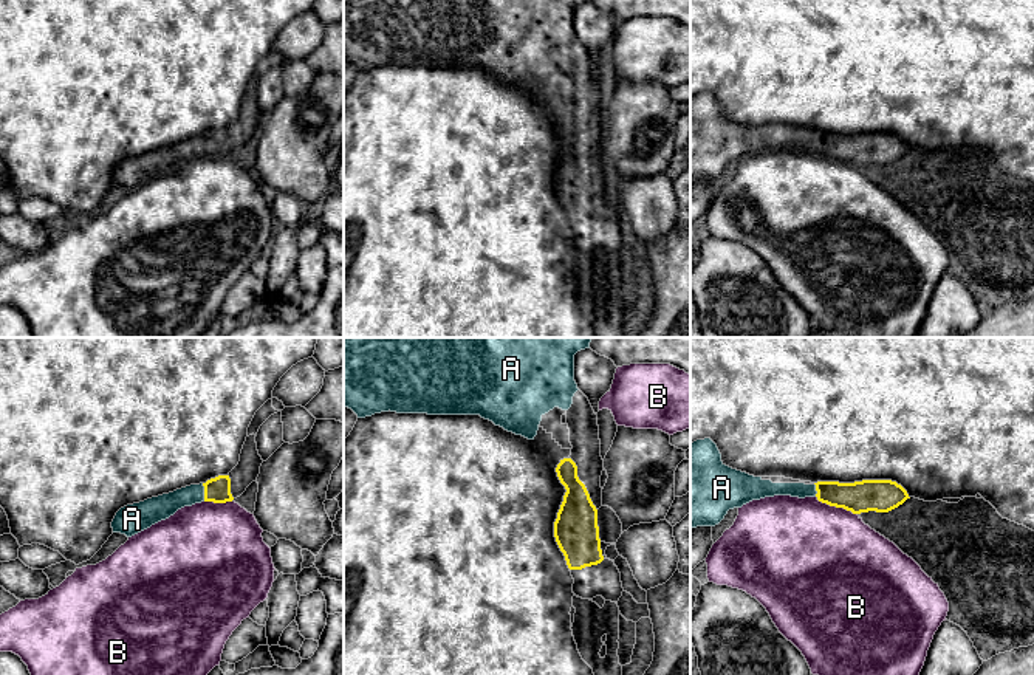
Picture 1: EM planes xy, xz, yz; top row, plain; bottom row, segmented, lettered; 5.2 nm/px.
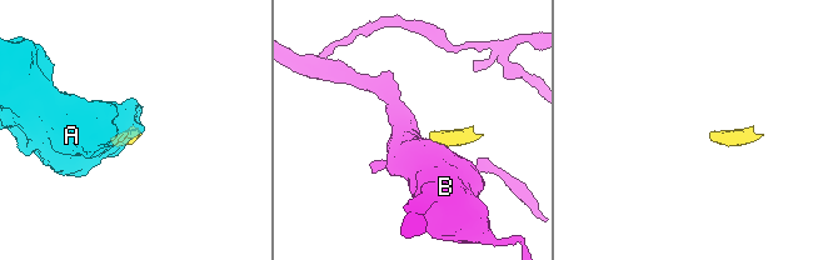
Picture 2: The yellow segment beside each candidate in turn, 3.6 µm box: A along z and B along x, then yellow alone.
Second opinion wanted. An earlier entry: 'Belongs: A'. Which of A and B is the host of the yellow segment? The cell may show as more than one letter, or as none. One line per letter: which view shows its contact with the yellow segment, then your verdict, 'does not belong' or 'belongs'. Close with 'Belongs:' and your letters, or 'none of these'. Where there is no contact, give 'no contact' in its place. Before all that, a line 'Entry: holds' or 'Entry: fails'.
Entry: holds
A: contact in xy; belongs
B: contact in yz; does not belong
Belongs: A

